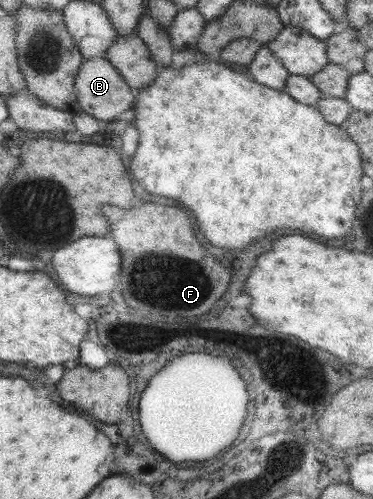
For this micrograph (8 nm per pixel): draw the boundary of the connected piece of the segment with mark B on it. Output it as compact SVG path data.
M104 56L82 60L74 78L74 88L81 112L91 115L102 124L114 122L118 114L129 111L134 106L135 92Z

